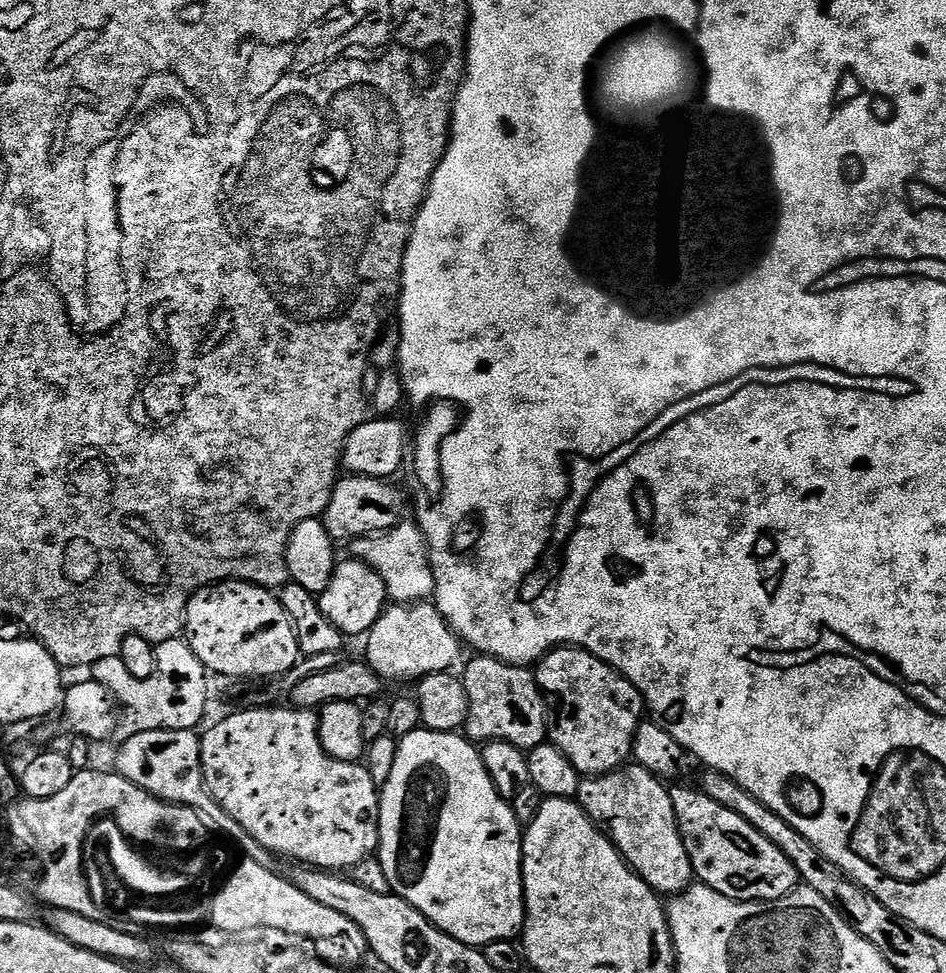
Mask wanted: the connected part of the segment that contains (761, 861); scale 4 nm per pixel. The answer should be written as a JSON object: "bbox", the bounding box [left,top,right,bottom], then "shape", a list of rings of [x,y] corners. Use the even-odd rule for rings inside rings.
{"bbox":[671,786,798,904],"shape":[[[696,786],[673,787],[671,793],[680,837],[699,883],[743,904],[771,904],[796,891],[798,877],[790,858],[786,858],[770,838],[758,834],[746,818],[734,814],[734,810],[726,810],[726,806],[714,802],[714,798]]]}

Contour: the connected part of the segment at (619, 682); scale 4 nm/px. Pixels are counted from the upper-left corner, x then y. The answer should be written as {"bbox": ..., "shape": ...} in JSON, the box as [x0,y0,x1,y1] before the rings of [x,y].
{"bbox":[534,646,646,778],"shape":[[[571,646],[552,649],[535,665],[534,675],[540,691],[556,703],[550,742],[574,762],[574,770],[591,778],[625,767],[632,755],[634,734],[646,716],[638,689],[585,648]]]}

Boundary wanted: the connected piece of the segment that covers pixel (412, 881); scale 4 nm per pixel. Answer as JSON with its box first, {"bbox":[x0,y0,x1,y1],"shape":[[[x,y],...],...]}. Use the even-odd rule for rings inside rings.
{"bbox":[379,727,524,949],"shape":[[[421,727],[414,734],[406,734],[398,740],[398,758],[394,758],[394,770],[390,770],[390,778],[379,789],[380,793],[380,868],[388,879],[387,887],[395,895],[401,896],[410,906],[414,906],[438,930],[450,934],[463,944],[471,944],[474,948],[483,949],[484,945],[499,940],[515,941],[521,935],[524,926],[524,837],[522,825],[514,814],[511,803],[503,800],[494,790],[494,782],[490,782],[490,774],[486,774],[486,766],[480,757],[480,748],[467,735],[460,732],[435,732]]]}

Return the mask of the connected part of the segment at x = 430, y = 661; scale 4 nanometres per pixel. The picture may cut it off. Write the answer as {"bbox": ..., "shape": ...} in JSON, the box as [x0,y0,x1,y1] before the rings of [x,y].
{"bbox":[366,603,462,682],"shape":[[[435,603],[392,604],[385,607],[378,622],[366,634],[367,664],[386,682],[413,680],[419,682],[435,672],[447,672],[460,656],[462,641],[437,610]]]}

